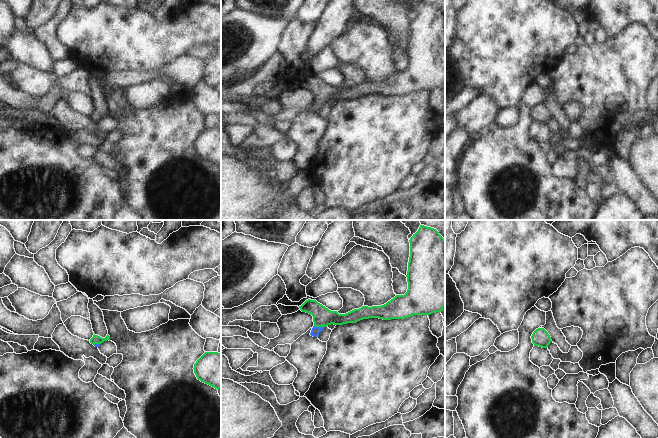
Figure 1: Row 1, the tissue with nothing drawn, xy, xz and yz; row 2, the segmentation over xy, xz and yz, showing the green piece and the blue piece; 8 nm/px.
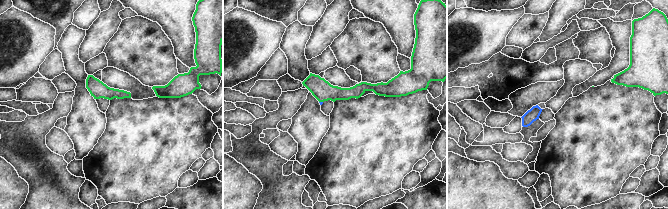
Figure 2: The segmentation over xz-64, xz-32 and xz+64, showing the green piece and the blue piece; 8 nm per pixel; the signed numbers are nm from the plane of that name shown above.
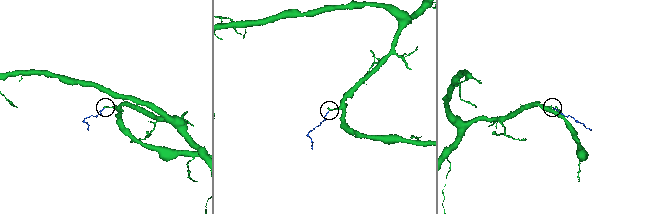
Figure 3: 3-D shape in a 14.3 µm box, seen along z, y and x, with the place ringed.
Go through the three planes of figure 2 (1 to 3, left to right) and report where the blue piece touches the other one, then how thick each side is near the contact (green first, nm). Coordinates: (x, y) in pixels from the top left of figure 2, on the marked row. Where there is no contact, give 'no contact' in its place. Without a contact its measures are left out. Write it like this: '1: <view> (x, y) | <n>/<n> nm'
1: no contact
2: xz-32 (321, 101) | 170/20 nm
3: no contact

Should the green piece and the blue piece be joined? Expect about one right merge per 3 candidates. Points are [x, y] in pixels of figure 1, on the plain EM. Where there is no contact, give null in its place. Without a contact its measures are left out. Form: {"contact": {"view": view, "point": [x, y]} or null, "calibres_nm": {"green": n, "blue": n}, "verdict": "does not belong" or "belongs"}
{"contact": {"view": "xz", "point": [319, 102]}, "calibres_nm": {"green": 160, "blue": 70}, "verdict": "belongs"}

